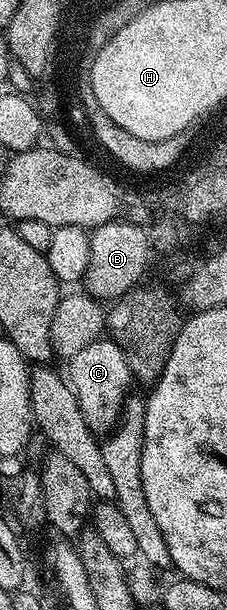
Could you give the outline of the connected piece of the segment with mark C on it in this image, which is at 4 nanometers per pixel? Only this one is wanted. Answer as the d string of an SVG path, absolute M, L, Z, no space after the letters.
M100 337L85 345L85 349L73 356L66 367L66 378L72 393L76 395L77 405L80 406L85 421L95 433L107 430L110 432L120 422L121 412L129 395L127 390L133 386L132 373L126 363L125 353L110 337Z

